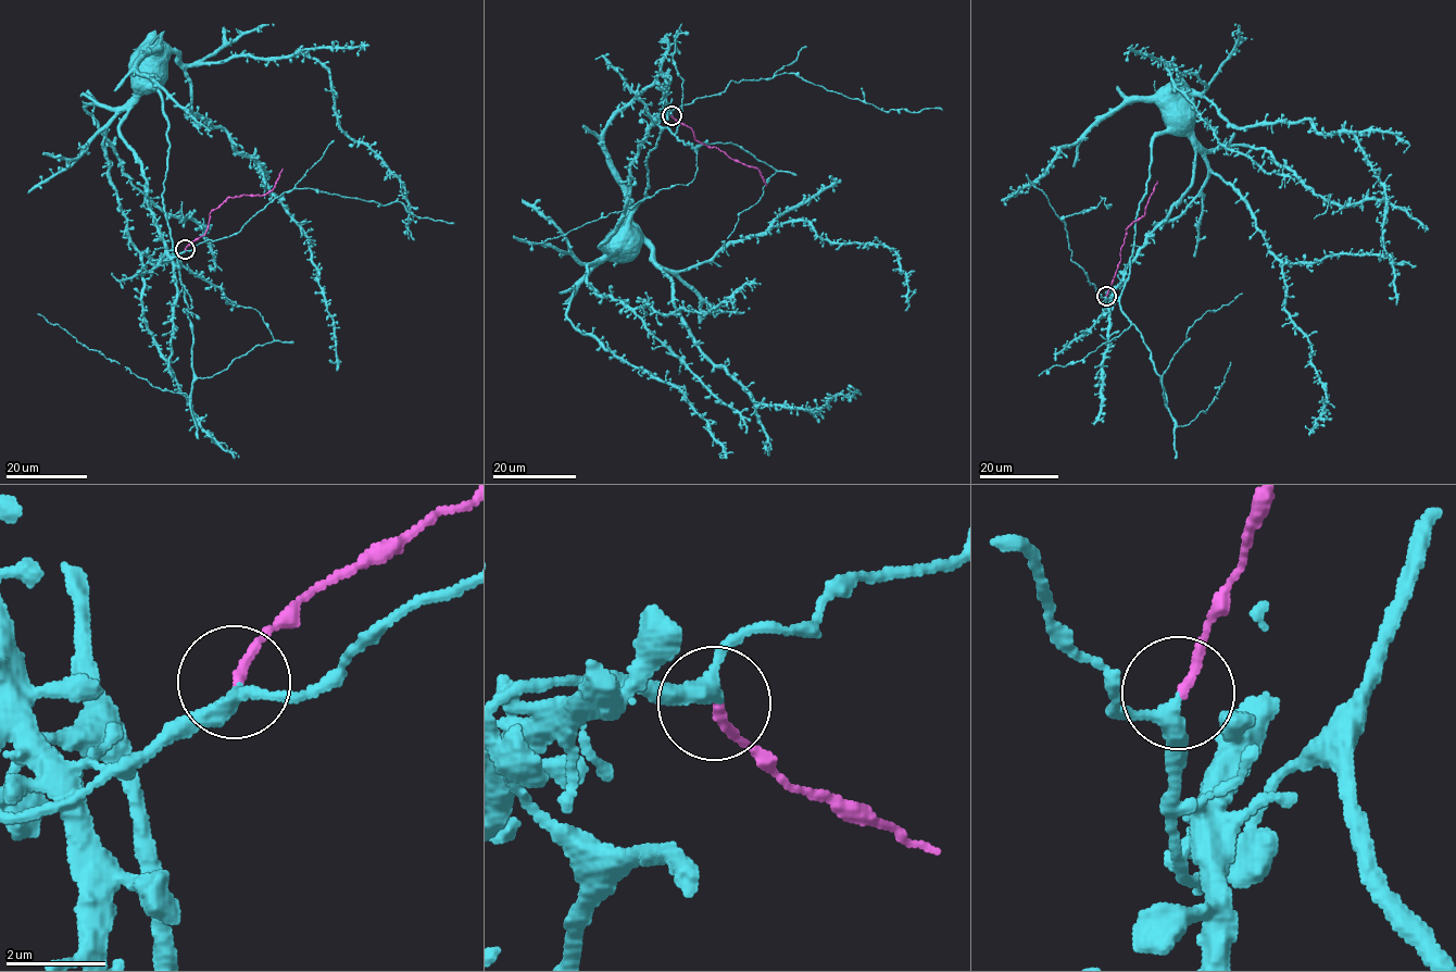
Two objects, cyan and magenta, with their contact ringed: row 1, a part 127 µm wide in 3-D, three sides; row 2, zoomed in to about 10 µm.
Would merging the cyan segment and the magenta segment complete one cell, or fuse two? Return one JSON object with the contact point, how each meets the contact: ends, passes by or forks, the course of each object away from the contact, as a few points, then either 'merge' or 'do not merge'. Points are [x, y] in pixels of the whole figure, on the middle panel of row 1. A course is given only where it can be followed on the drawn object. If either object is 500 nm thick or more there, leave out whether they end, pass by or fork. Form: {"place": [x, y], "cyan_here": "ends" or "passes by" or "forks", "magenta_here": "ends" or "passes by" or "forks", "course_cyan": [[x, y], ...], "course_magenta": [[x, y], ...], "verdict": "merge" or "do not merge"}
{"place": [672, 115], "cyan_here": "passes by", "magenta_here": "ends", "course_cyan": [[672, 114], [655, 121], [649, 186], [629, 227], [668, 276], [694, 345], [761, 404], [816, 412], [856, 389]], "course_magenta": [[672, 114], [690, 127], [694, 139], [757, 169], [767, 185]], "verdict": "merge"}

